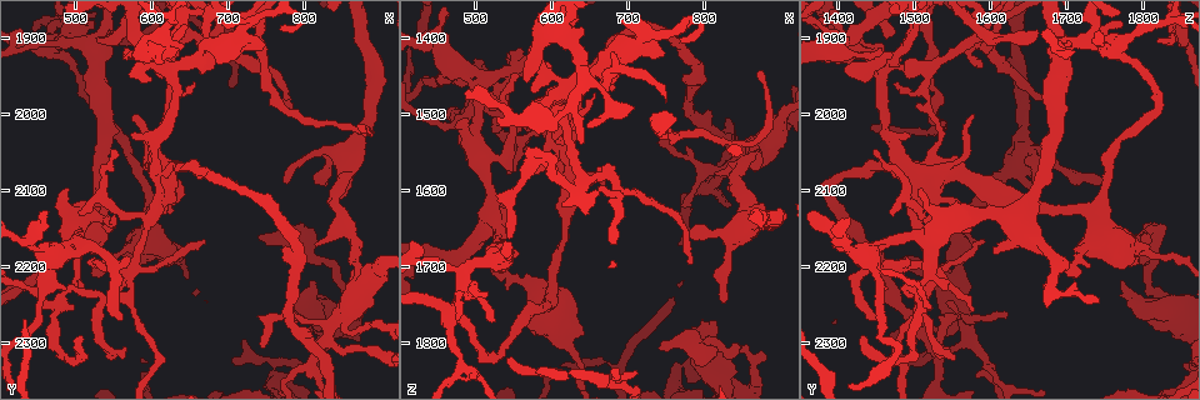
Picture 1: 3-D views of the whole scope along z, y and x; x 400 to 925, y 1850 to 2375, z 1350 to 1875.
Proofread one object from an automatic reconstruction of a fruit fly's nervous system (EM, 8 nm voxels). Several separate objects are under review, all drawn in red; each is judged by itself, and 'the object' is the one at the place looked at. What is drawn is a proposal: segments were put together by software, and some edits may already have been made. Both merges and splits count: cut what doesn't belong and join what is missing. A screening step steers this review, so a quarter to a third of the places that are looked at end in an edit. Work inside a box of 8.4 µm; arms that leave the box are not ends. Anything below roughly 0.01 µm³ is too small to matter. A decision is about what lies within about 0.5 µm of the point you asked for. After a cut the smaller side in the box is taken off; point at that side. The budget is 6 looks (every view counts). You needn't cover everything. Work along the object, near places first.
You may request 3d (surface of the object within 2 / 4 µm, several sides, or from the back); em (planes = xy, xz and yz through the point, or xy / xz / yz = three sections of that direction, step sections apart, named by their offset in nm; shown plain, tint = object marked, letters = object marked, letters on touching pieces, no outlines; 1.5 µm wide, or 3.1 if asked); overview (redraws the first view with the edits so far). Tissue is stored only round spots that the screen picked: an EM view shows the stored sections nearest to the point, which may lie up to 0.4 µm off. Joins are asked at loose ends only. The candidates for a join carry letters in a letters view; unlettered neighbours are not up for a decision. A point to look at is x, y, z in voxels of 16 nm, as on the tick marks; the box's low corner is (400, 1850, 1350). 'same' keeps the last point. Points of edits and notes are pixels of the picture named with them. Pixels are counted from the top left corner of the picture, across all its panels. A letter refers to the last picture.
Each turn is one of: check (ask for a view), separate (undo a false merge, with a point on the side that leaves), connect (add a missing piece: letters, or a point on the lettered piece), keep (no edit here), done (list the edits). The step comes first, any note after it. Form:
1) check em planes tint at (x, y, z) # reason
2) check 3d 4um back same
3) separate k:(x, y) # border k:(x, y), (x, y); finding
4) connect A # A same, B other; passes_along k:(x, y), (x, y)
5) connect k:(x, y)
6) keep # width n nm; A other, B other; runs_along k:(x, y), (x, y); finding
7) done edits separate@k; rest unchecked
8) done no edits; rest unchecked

check 3d 4um at (665, 2165, 1590) # branch stops here

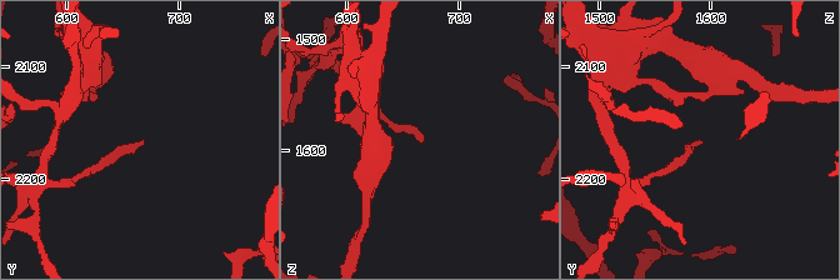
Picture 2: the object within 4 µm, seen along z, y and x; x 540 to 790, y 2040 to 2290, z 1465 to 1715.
check em planes letters at (670, 2166, 1588) # need the tissue

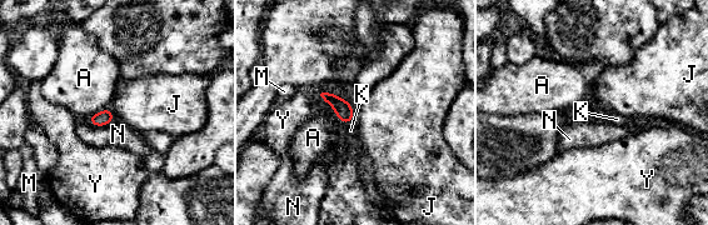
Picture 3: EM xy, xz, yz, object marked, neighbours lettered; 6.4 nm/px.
connect K # A other, J other, K same, M other, N other, Y other; passes_along 3:(343, 109), (348, 121), (350, 130); the neuron continues

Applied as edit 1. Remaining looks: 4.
check overview # redraw

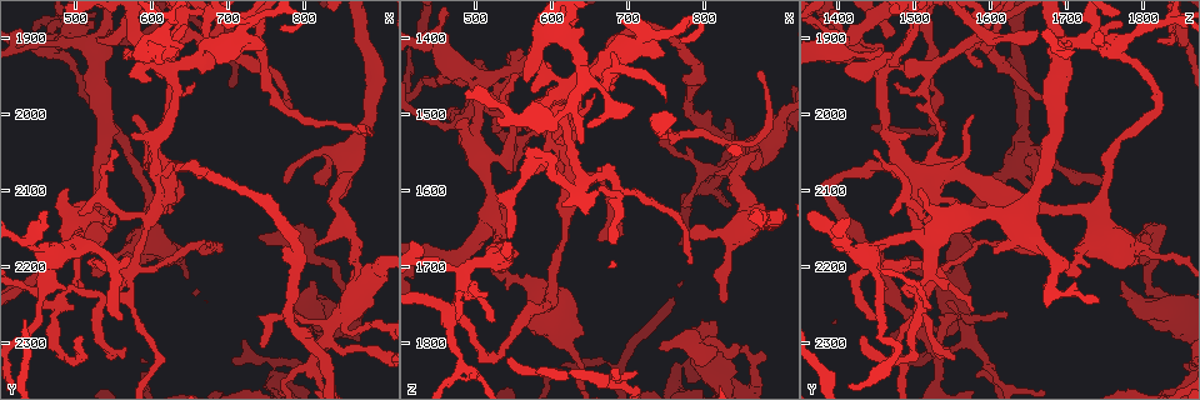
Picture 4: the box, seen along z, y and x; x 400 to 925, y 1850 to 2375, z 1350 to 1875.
check em planes tint at (595, 2130, 1505) # abrupt turn

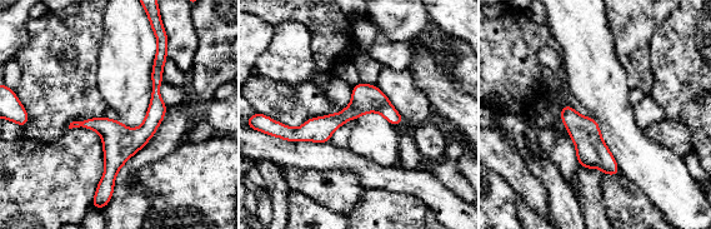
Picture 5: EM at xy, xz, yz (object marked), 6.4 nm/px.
check em planes letters same # what lies round it

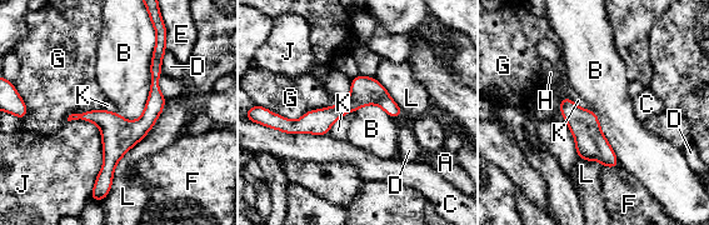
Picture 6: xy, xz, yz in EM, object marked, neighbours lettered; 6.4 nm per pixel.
keep # longest_contact L 750 nm; A other, B other, C other, D other, E other, F other, G other, H other, J other, K other, L other; all the same neuron

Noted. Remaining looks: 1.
done edits connect@3; rest unchecked

